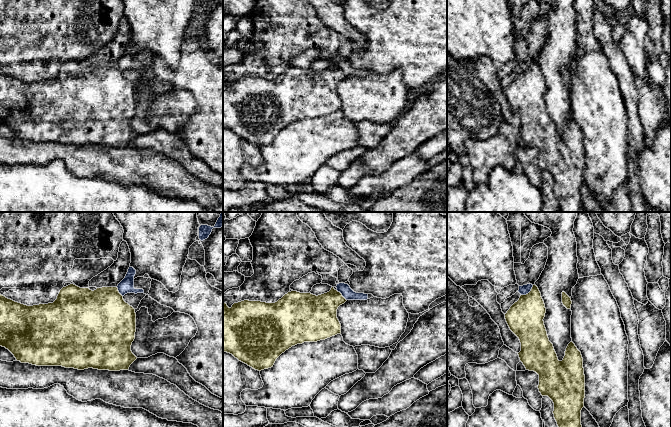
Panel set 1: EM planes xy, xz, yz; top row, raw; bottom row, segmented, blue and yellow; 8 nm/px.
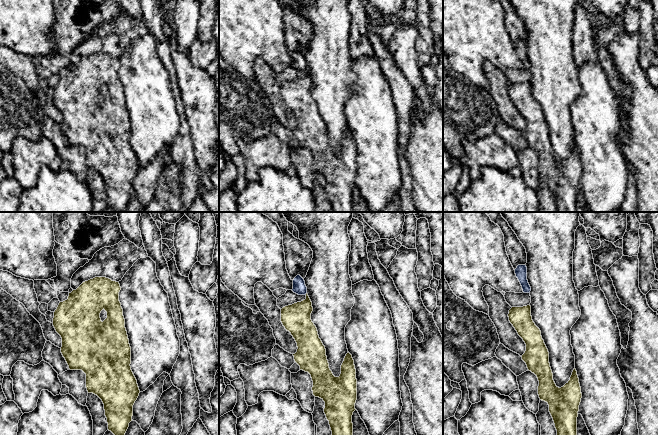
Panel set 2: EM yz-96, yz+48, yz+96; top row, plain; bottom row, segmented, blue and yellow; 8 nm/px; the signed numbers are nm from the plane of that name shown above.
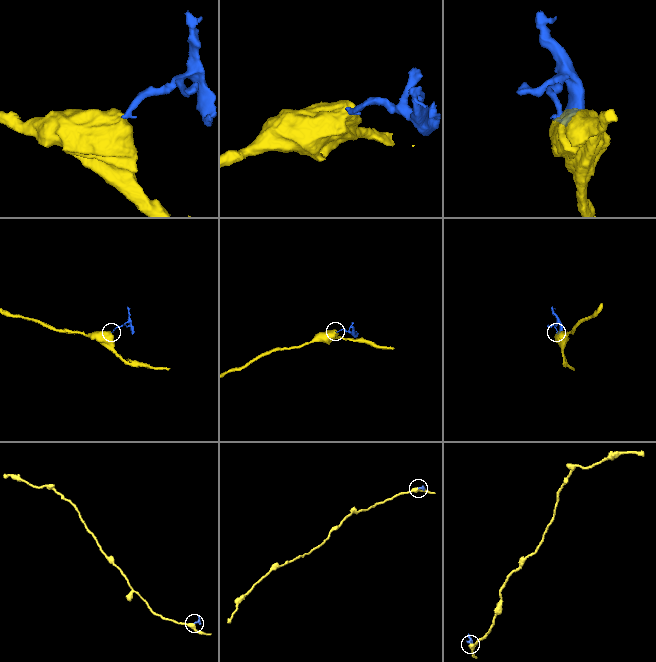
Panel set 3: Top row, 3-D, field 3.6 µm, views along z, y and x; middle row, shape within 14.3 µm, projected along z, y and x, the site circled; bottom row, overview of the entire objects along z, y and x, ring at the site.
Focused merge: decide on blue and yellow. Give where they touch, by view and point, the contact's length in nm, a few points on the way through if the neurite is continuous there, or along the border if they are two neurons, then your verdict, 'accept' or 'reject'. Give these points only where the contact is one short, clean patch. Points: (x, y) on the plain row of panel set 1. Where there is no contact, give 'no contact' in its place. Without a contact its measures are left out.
yz (528, 68) | 130 nm | along yz (533, 61), (527, 69), (521, 71) | reject

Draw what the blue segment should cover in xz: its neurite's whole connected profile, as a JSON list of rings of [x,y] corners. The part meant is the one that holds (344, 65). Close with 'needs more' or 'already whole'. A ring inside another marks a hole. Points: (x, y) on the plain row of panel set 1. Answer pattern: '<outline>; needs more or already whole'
[[[339,59],[336,62],[337,67],[342,70],[346,76],[367,76],[368,70],[354,68],[348,60]]]; already whole

